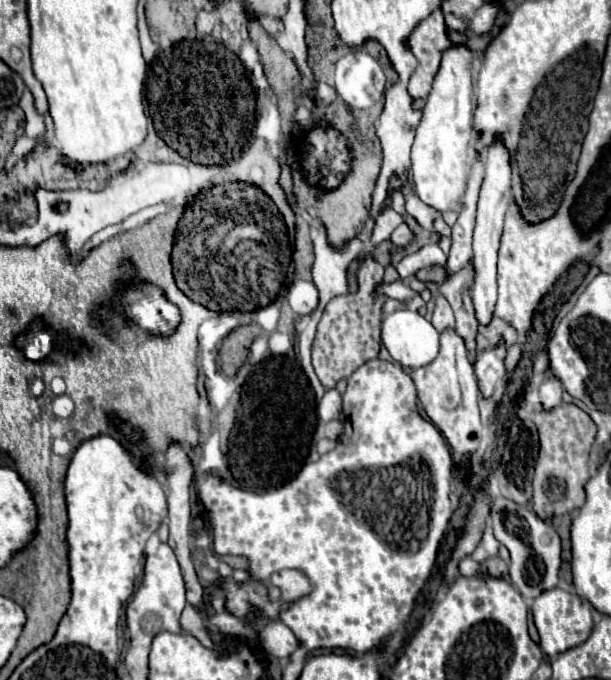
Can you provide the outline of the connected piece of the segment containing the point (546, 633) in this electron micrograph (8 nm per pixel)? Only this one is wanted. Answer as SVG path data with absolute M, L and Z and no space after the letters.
M554 588L548 592L542 592L534 602L532 602L532 616L534 624L540 632L540 646L548 654L548 658L554 658L560 652L566 652L568 648L574 648L582 644L592 630L592 616L590 616L590 604L582 600L576 594L570 594L566 590Z

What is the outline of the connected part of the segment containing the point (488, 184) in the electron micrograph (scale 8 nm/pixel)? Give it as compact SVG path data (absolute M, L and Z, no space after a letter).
M498 136L486 150L486 174L484 182L480 188L480 198L478 198L478 210L476 210L476 226L474 226L474 288L472 288L472 300L476 308L476 318L480 324L488 324L494 312L496 304L496 258L498 258L498 246L500 246L500 236L502 236L502 224L504 224L504 214L506 208L512 200L512 164L510 164L510 152L504 148L504 140Z

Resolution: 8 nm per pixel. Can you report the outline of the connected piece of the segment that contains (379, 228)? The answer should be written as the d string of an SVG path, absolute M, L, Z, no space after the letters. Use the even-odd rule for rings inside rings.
M384 208L378 212L376 216L376 224L374 224L374 232L370 236L372 242L382 242L386 238L390 238L390 234L394 232L396 226L402 224L402 216L396 214L392 208Z

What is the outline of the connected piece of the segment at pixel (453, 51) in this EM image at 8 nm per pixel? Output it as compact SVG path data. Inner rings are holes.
M452 46L444 52L440 72L436 74L426 106L422 108L422 120L416 128L416 140L412 146L412 174L416 182L416 192L422 202L440 212L462 210L464 190L470 174L470 161L475 156L472 62L474 54L464 46Z

